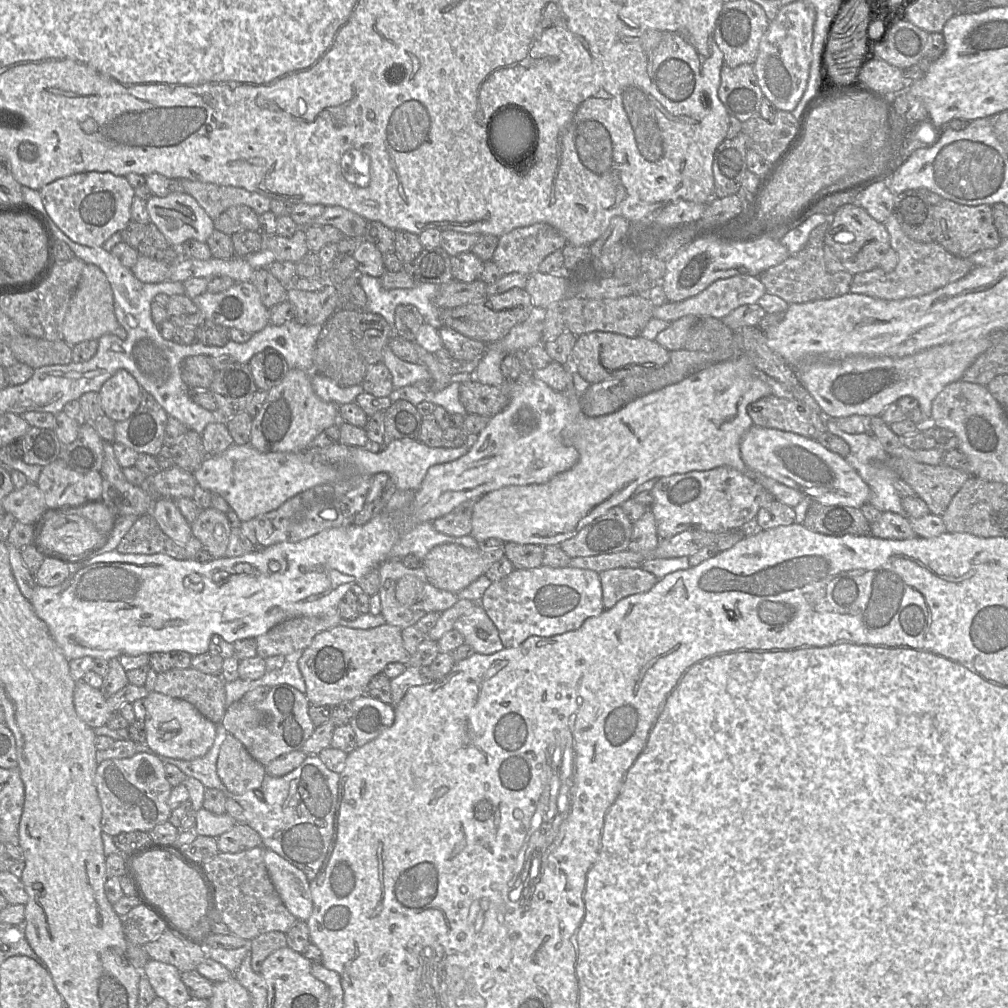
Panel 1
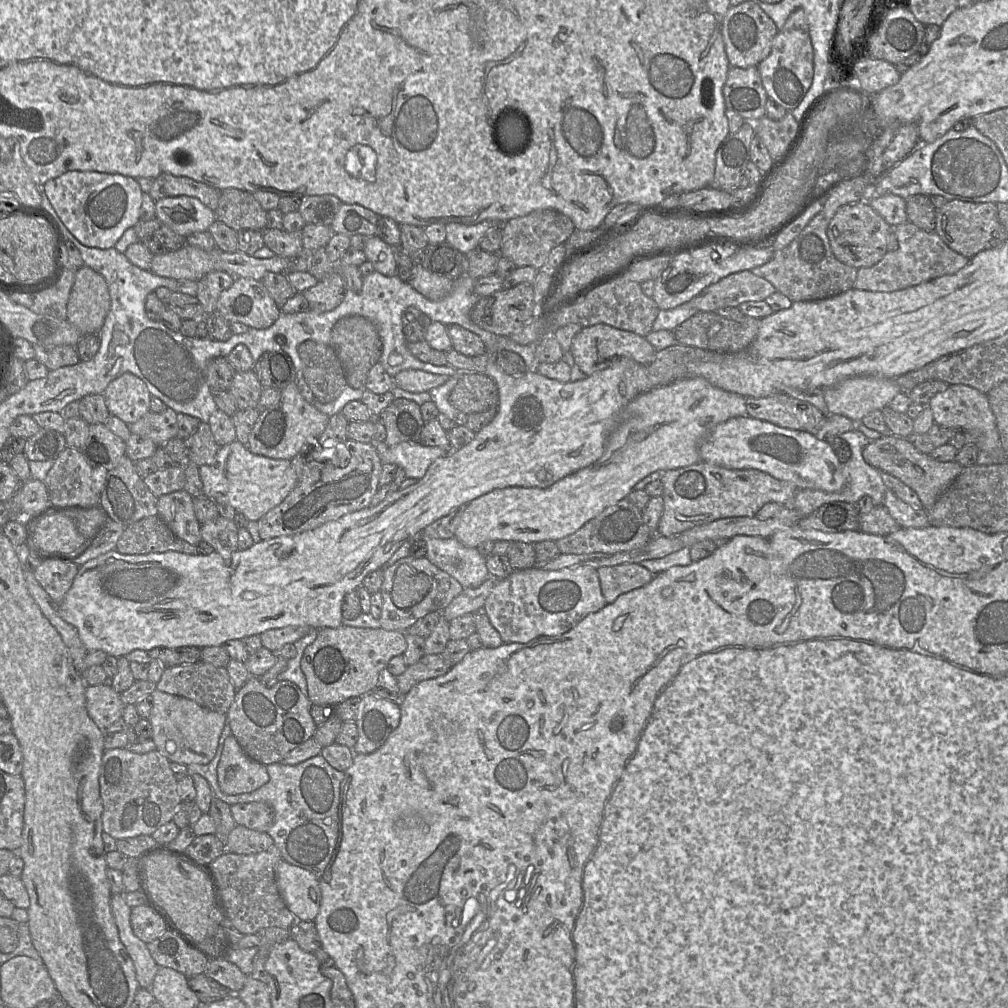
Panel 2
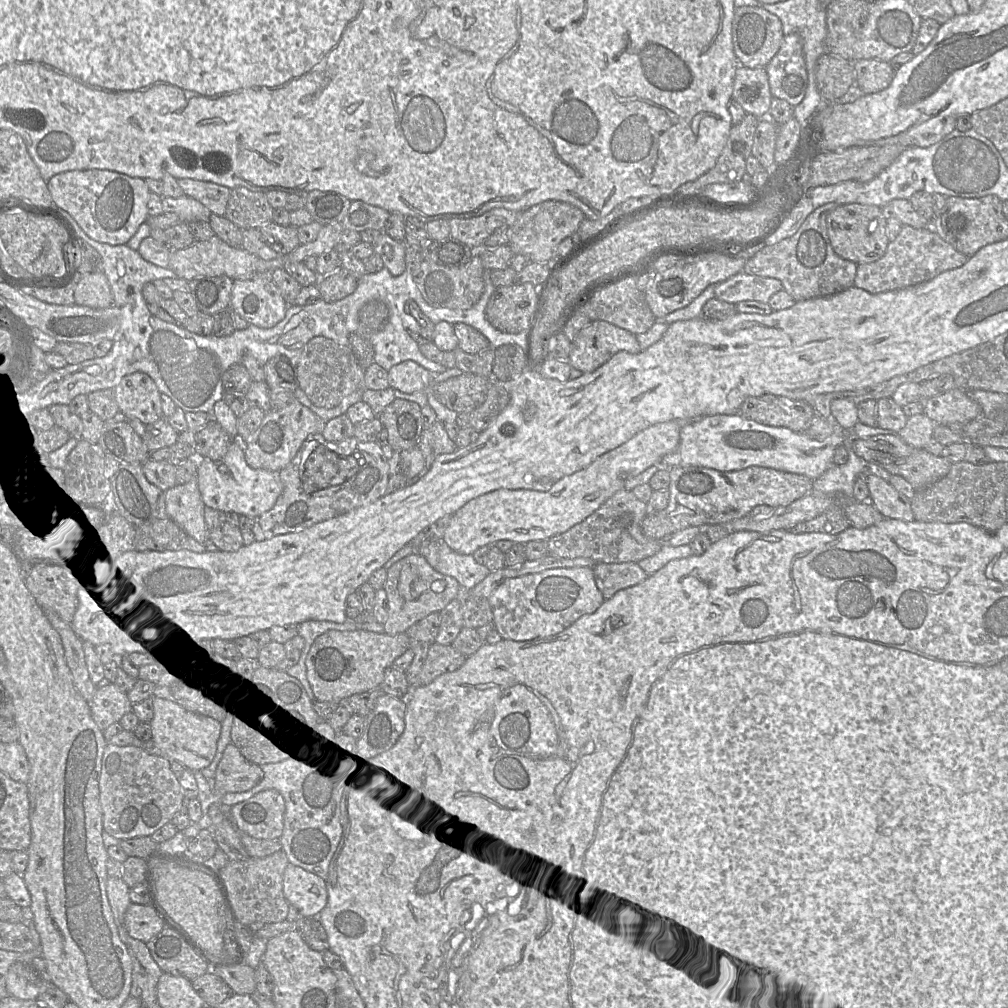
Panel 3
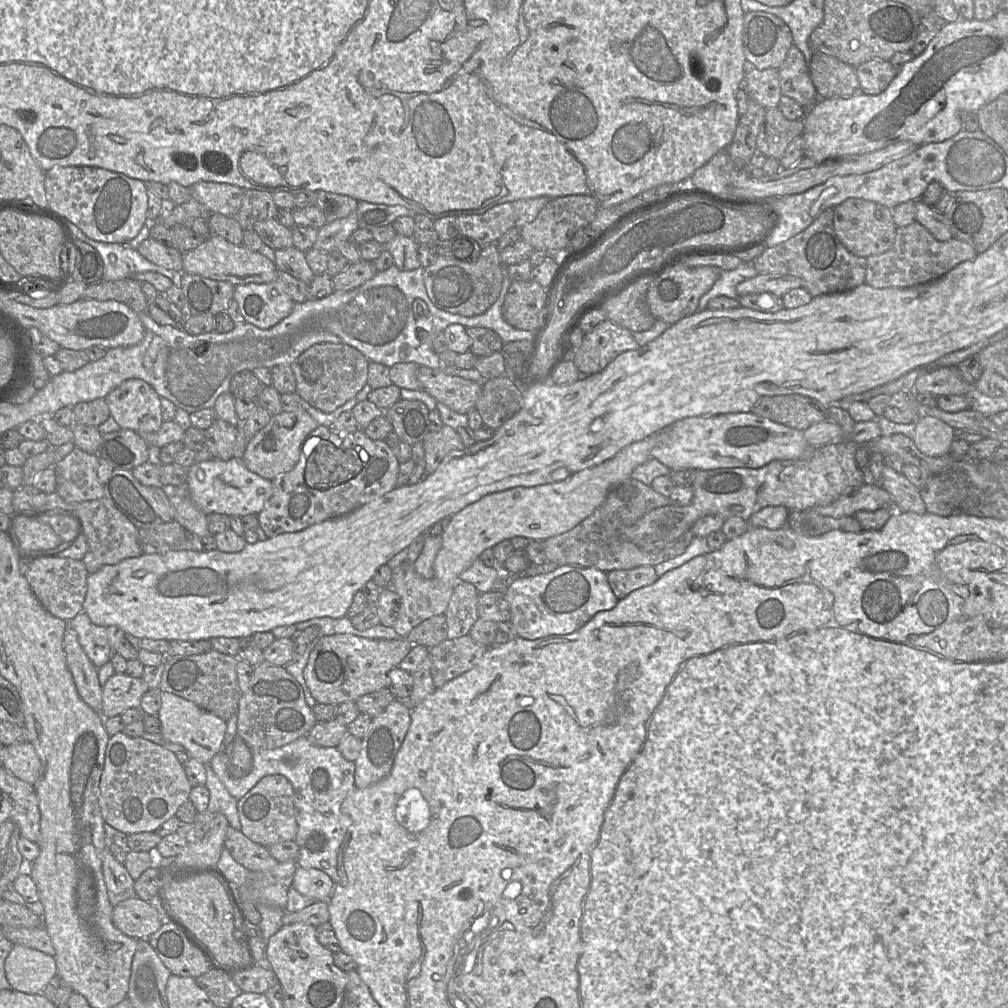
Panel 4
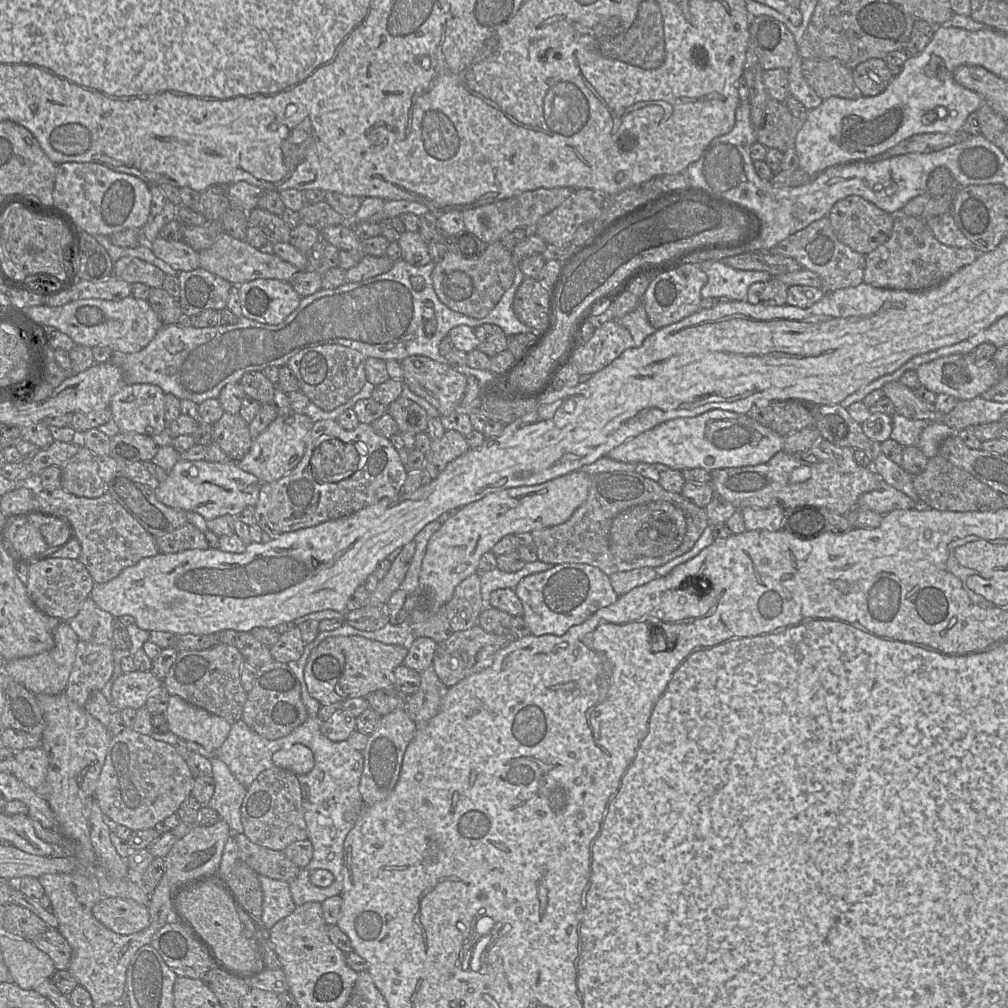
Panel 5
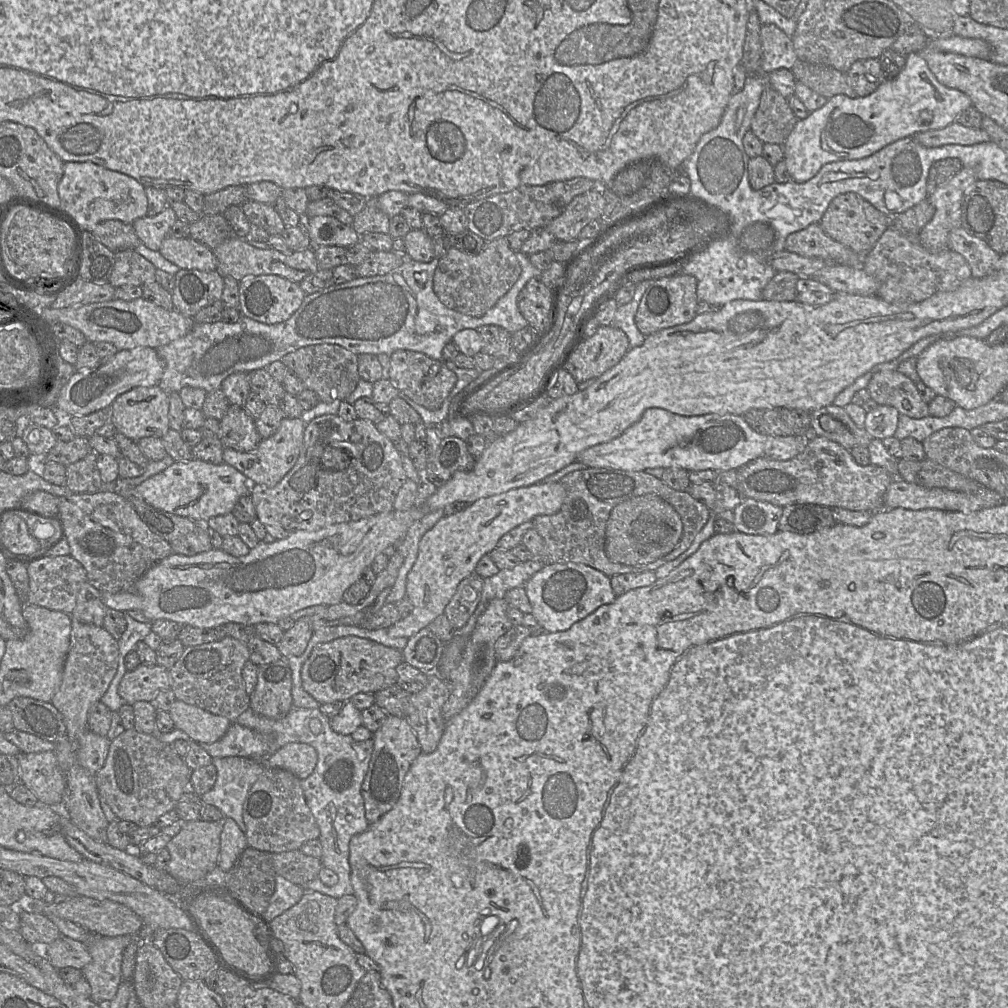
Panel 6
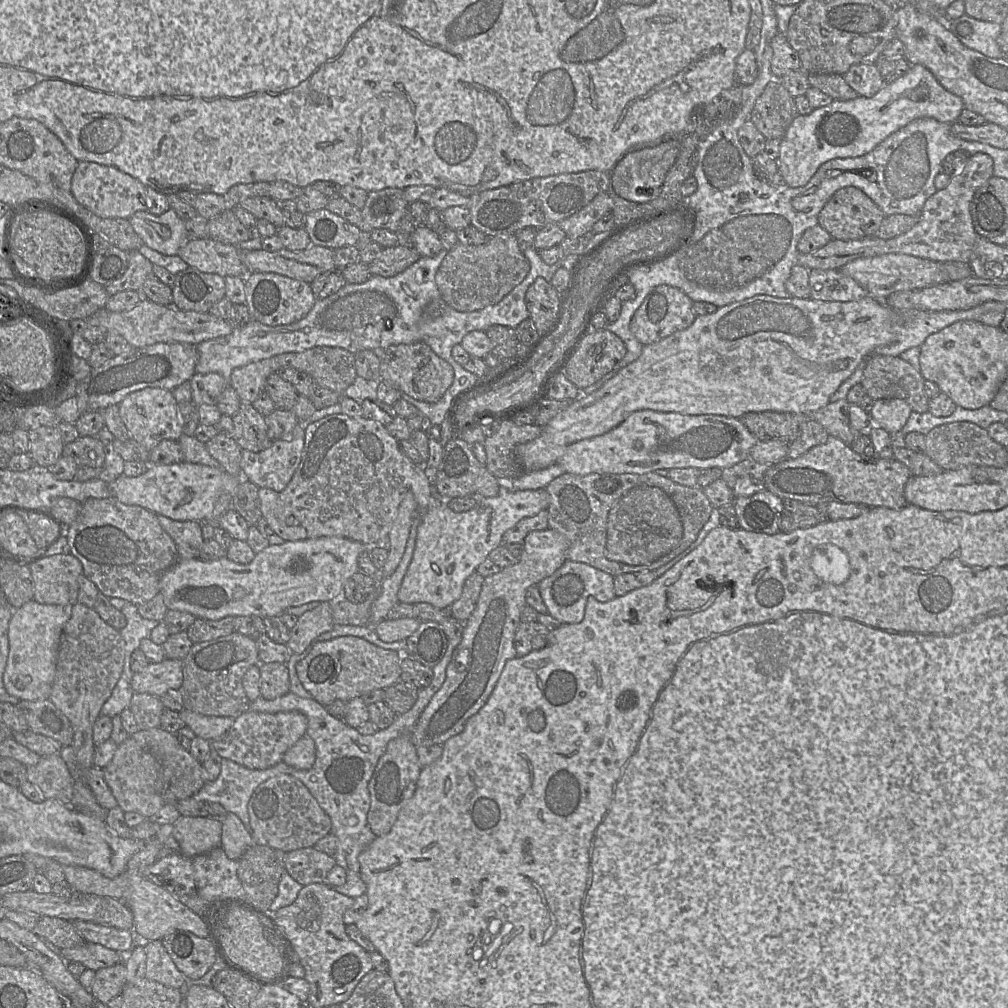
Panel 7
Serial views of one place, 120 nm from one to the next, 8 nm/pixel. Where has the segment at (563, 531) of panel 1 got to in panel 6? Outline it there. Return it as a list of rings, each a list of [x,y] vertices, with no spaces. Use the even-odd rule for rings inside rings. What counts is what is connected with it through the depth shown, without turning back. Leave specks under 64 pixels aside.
[[[558,482],[536,483],[508,490],[493,496],[483,497],[470,503],[458,513],[445,515],[420,540],[418,557],[408,573],[406,597],[413,604],[412,612],[387,629],[391,638],[410,638],[427,627],[435,618],[444,614],[445,607],[455,594],[459,583],[470,576],[479,560],[497,548],[500,538],[516,526],[533,520],[536,516],[552,515],[558,512],[566,497],[564,486]]]

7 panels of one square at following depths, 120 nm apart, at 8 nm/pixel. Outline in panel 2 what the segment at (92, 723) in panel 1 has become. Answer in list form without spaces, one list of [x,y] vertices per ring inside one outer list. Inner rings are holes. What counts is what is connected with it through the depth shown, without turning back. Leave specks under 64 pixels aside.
[[[109,682],[87,685],[85,695],[88,714],[101,730],[122,717],[126,704]]]

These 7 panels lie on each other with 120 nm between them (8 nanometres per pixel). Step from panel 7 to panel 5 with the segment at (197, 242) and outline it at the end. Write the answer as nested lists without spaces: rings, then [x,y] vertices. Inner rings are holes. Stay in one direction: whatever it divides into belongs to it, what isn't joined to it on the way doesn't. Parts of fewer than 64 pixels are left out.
[[[157,237],[150,248],[157,258],[178,272],[200,268],[199,252],[184,241],[167,241]]]

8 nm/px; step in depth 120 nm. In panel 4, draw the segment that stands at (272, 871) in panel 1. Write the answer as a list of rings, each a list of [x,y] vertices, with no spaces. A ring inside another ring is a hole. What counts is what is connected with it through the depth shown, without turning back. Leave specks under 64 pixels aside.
[[[297,866],[292,886],[302,895],[316,901],[327,900],[332,893],[333,880],[323,871],[316,868]]]

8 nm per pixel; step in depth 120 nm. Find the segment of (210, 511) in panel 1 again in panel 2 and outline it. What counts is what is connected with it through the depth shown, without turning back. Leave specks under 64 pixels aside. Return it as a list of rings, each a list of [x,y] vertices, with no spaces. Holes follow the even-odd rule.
[[[222,516],[203,524],[200,528],[202,540],[211,545],[223,558],[229,558],[238,550],[238,528],[233,520]]]

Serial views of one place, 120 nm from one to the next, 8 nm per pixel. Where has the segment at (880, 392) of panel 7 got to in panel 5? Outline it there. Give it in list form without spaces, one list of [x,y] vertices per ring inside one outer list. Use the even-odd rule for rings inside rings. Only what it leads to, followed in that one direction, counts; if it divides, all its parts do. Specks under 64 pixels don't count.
[[[900,381],[886,383],[882,390],[886,398],[890,399],[895,408],[895,414],[900,414],[912,420],[928,420],[941,422],[941,414],[933,403],[921,400],[913,389]]]

